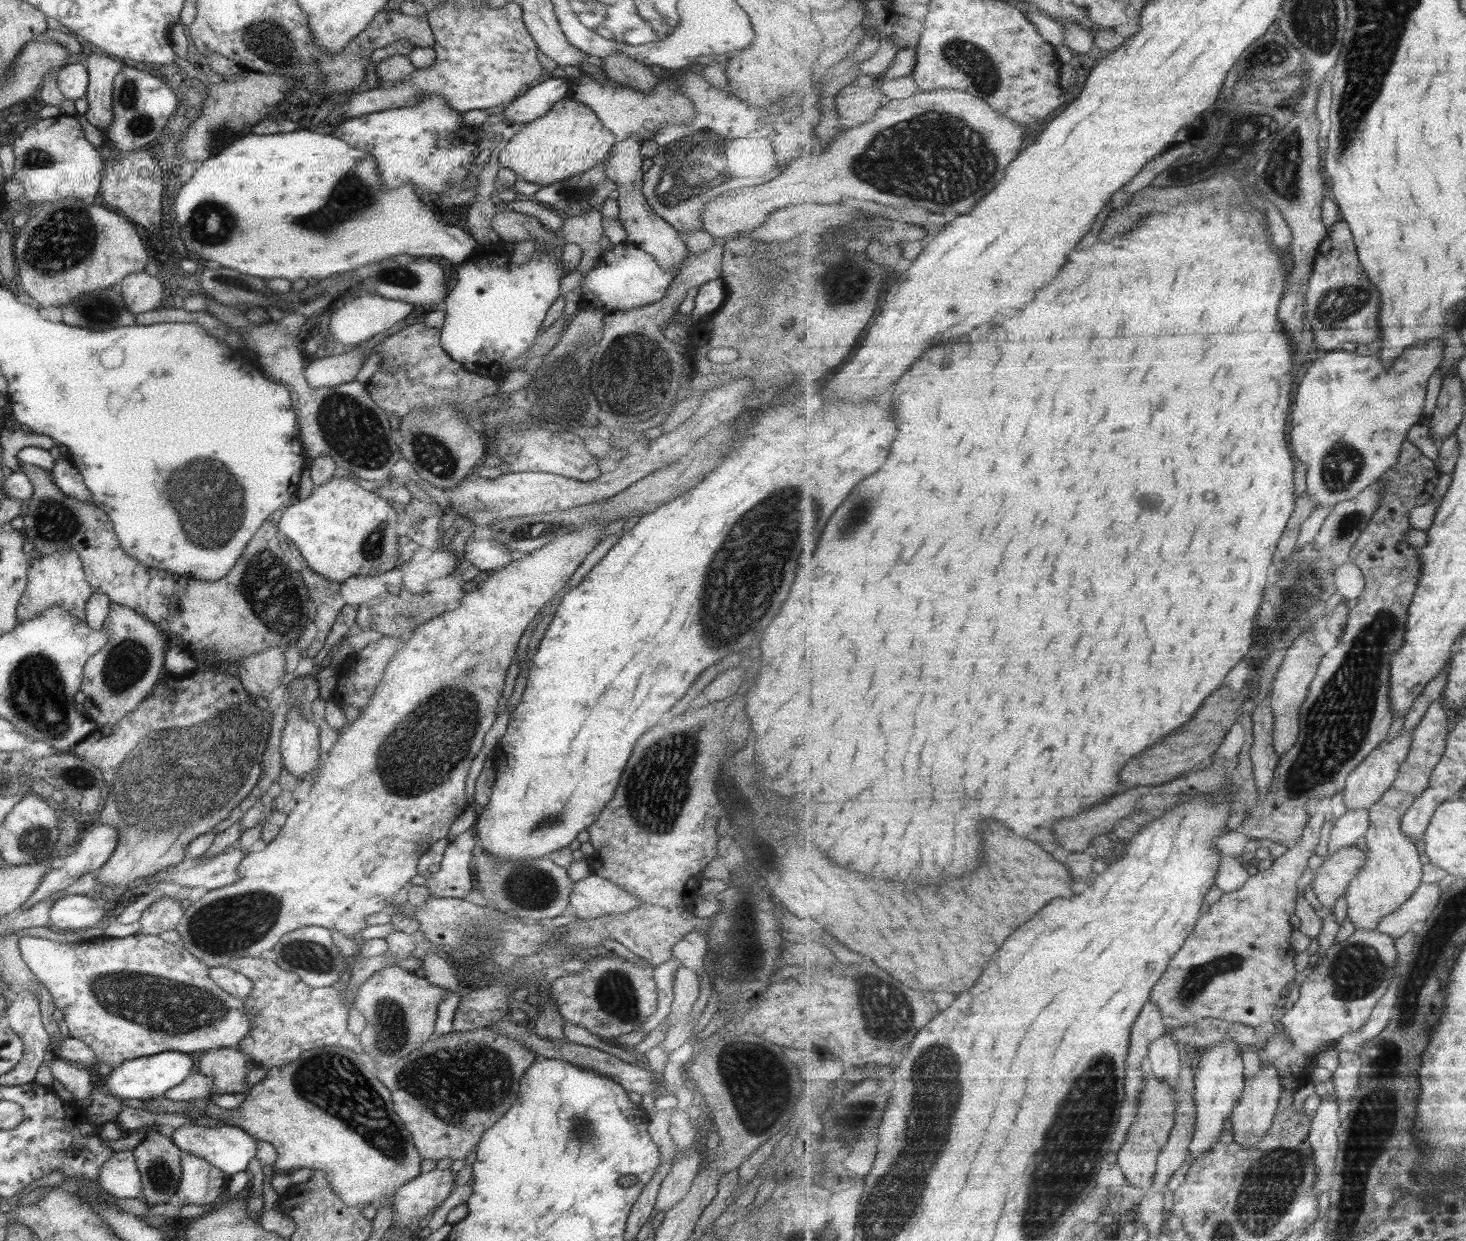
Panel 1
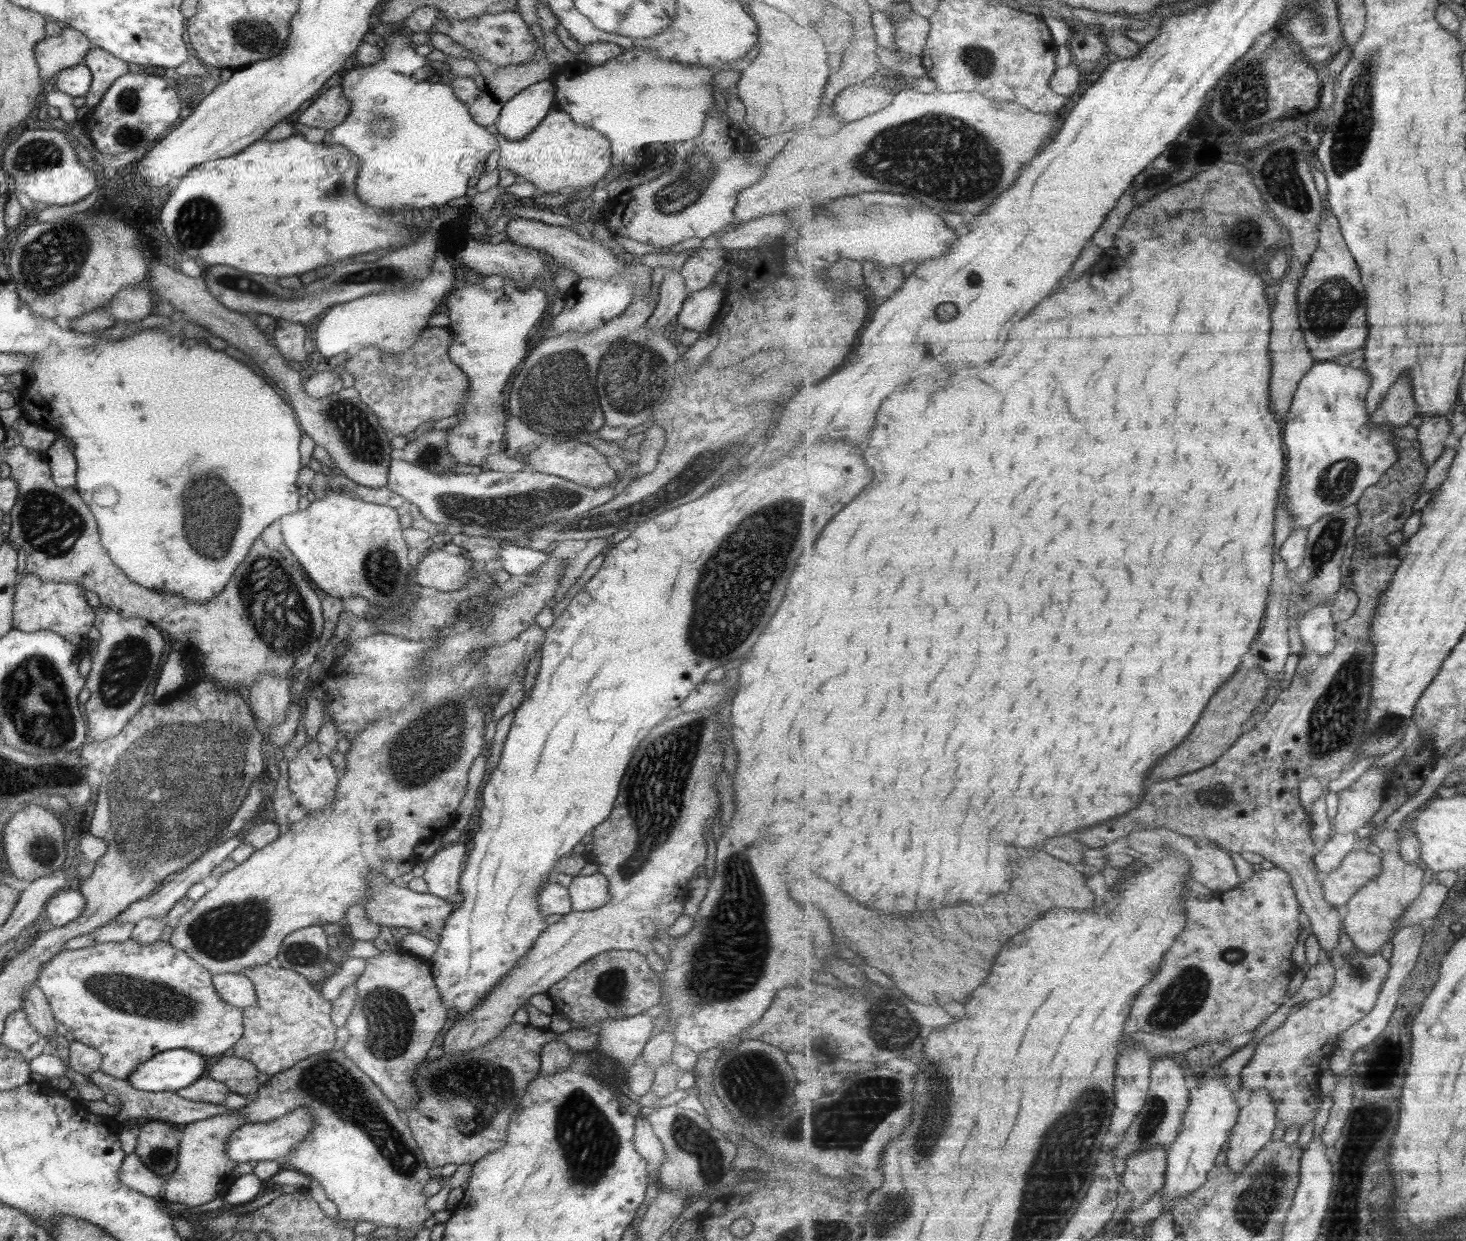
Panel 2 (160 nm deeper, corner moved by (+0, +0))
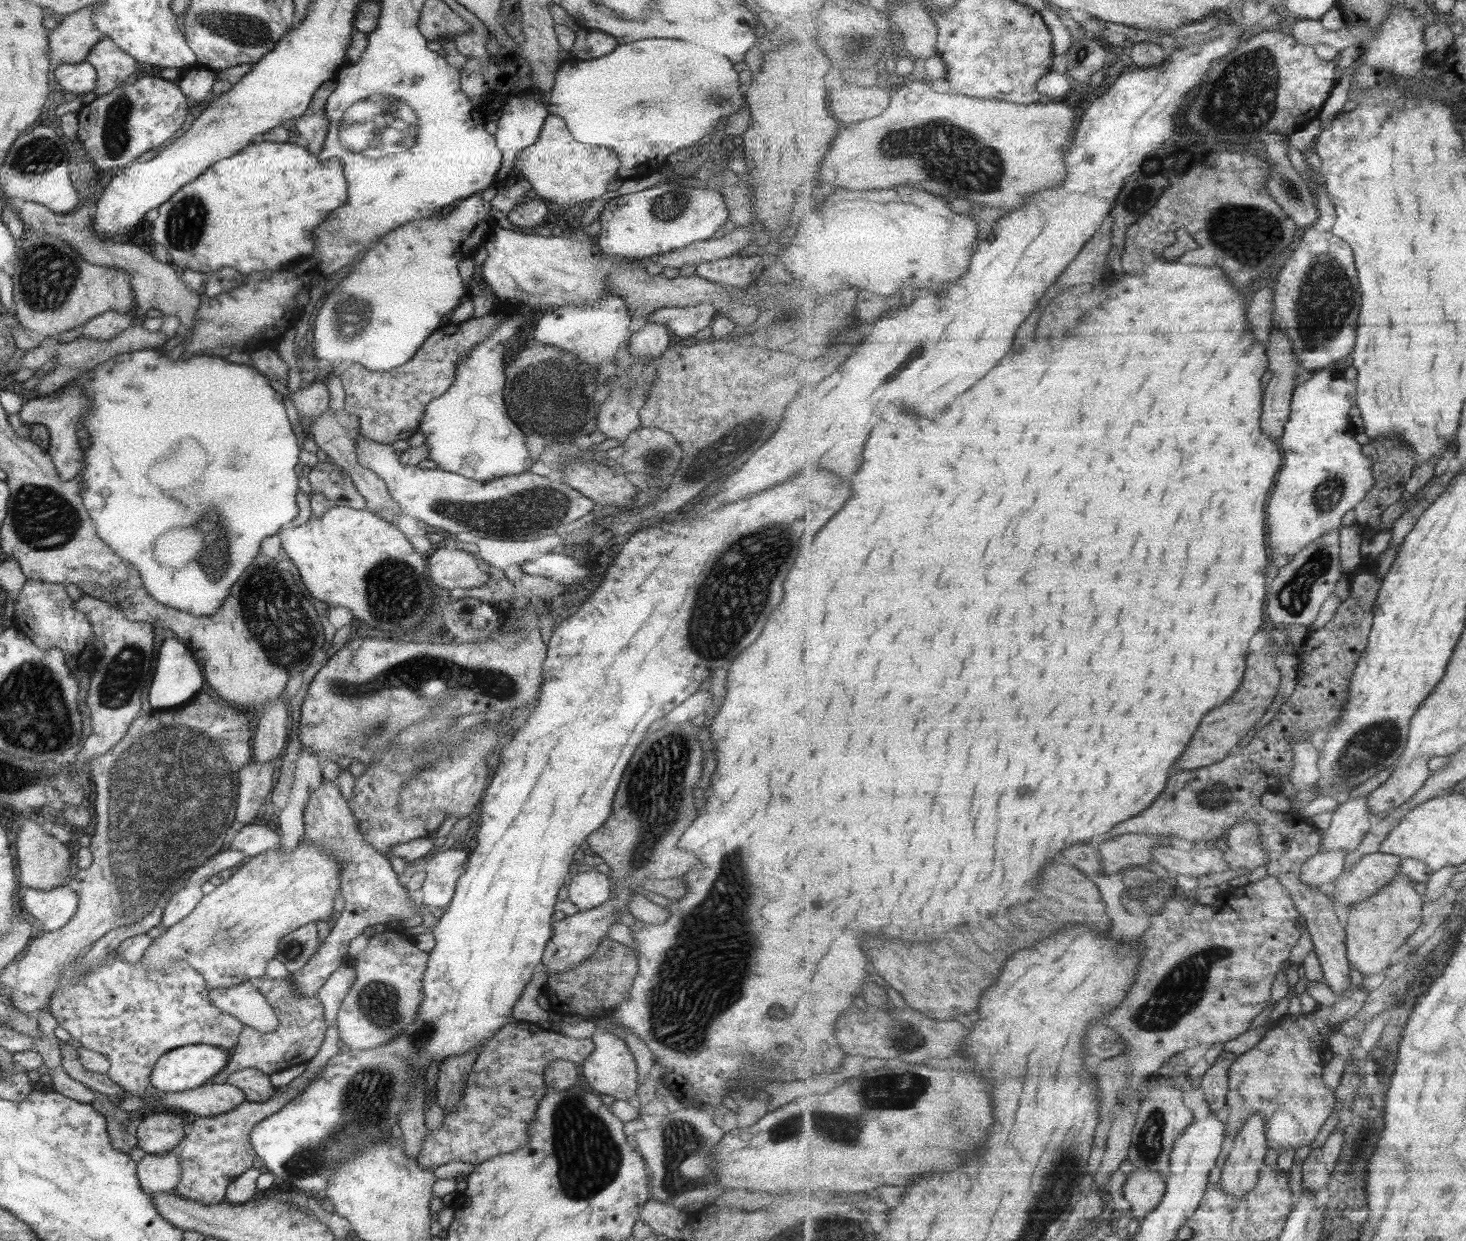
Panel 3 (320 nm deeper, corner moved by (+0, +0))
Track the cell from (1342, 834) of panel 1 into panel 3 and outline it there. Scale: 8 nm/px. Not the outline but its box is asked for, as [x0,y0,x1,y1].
[1301,850,1347,886]

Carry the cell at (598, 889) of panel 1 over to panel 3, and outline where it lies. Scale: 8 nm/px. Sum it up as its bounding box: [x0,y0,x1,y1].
[567,868,609,911]

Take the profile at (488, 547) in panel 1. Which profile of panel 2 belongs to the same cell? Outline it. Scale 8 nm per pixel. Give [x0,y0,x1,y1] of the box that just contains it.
[496,544,548,576]

